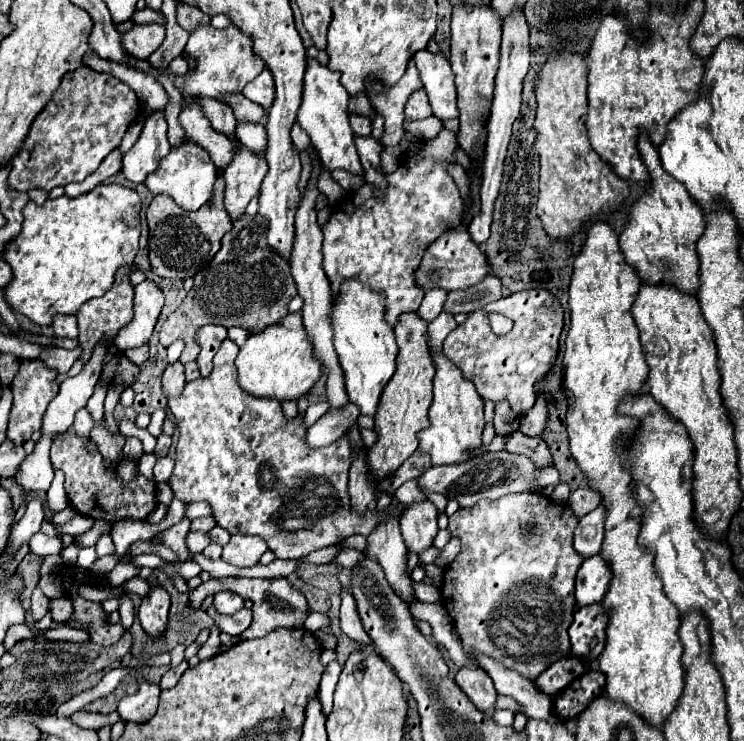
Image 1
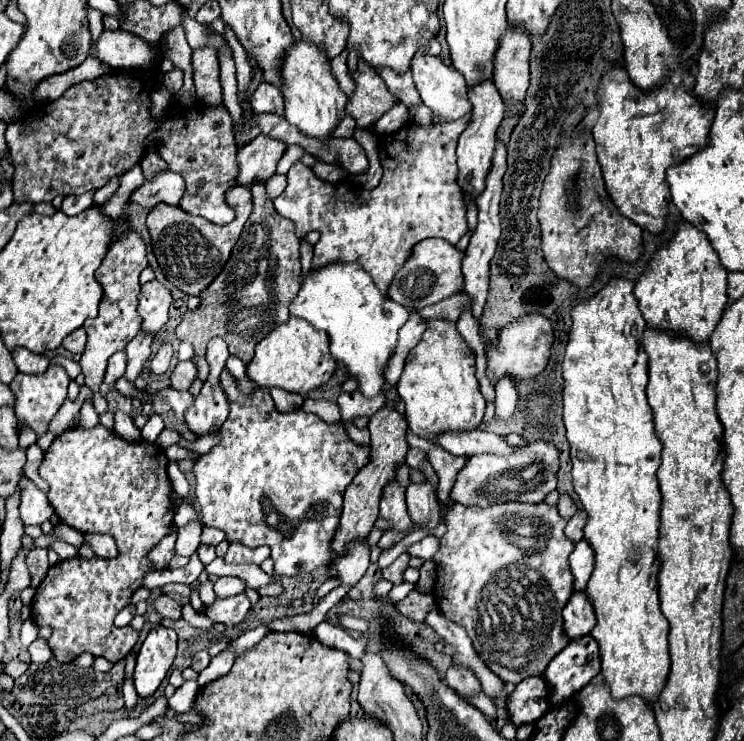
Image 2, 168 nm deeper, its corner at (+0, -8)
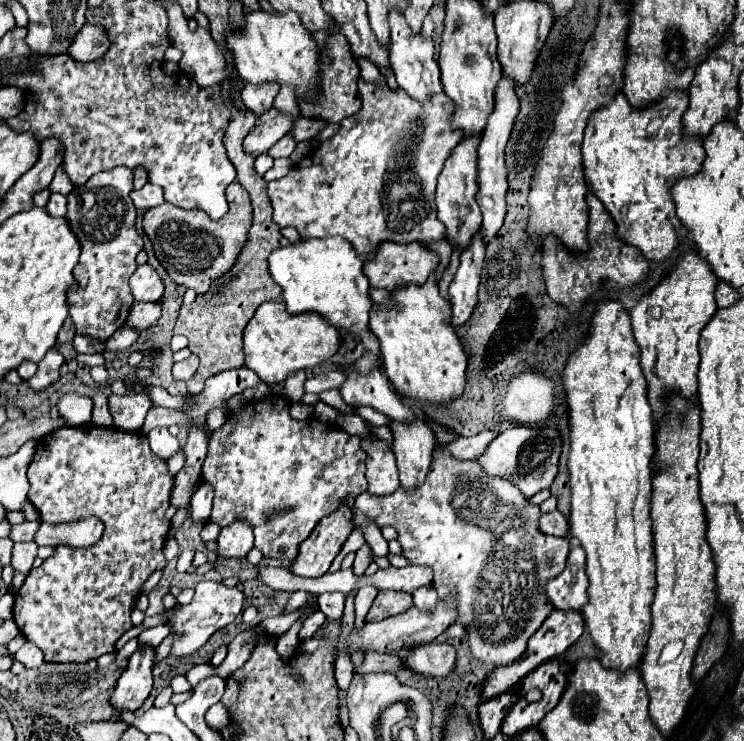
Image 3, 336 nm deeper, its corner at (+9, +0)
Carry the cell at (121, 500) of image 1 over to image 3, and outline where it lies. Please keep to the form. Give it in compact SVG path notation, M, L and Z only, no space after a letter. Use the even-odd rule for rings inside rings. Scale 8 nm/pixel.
M90 424L90 426L82 426L82 428L72 428L72 426L66 426L66 428L58 428L54 432L50 432L50 436L44 436L42 440L38 440L36 444L36 452L34 452L34 458L28 466L28 480L30 480L30 492L28 492L28 500L36 506L42 522L50 522L50 524L62 524L62 522L68 522L68 520L80 520L80 518L86 518L86 516L98 516L102 522L104 522L104 538L100 544L94 544L94 548L70 548L70 546L57 546L55 547L54 554L44 562L38 568L30 570L30 574L26 576L20 592L16 594L16 600L14 600L14 620L20 628L20 632L32 642L36 644L42 652L44 652L44 658L46 662L86 662L90 658L98 658L102 654L108 654L108 652L114 652L116 648L116 642L120 640L120 636L124 632L128 632L134 624L130 620L130 612L134 608L134 602L136 602L136 596L140 594L140 586L142 582L156 570L162 570L166 566L166 560L164 560L164 554L162 554L162 546L168 538L168 530L170 530L170 522L164 518L164 512L166 508L170 506L170 492L172 492L172 486L174 486L174 476L170 476L168 468L166 468L166 460L158 458L152 454L150 450L150 444L148 444L148 438L142 434L142 432L124 432L124 430L118 430L118 428L102 428L102 426L96 426L96 424Z

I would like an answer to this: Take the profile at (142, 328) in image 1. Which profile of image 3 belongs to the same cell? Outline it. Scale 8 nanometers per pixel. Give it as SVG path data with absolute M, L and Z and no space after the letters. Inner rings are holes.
M150 264L138 266L130 276L130 290L134 302L158 302L164 292L164 284Z

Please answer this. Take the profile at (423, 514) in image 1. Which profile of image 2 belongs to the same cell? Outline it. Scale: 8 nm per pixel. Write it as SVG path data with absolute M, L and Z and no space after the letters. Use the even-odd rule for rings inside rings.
M423 480L419 484L411 482L407 486L407 508L411 520L421 524L423 528L435 528L441 522L435 486L429 480Z

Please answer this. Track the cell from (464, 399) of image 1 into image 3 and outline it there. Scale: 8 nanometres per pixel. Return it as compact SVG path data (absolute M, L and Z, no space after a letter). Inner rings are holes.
M432 274L424 286L410 284L402 290L394 290L392 298L392 310L374 306L370 316L370 328L380 340L388 380L404 398L428 404L454 402L466 388L468 358L450 324L450 302L438 294L436 276Z

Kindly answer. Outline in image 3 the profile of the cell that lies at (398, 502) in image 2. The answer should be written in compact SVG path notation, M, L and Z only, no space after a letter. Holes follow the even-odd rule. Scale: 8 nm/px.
M362 438L362 446L368 452L366 460L368 490L376 496L390 496L400 486L394 452L382 440L372 442L370 438Z

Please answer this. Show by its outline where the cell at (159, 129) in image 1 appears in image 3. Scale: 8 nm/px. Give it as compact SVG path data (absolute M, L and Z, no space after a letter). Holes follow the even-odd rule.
M150 182L146 186L142 186L140 190L132 190L130 198L138 210L148 210L148 208L154 208L164 202L162 188L158 188L156 184L150 184Z

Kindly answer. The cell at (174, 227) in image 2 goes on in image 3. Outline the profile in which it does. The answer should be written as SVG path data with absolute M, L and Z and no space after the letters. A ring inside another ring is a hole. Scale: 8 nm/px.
M234 182L230 188L226 188L226 200L230 210L220 220L210 220L210 216L200 210L182 210L170 202L150 208L142 218L144 232L152 240L158 262L176 284L192 288L196 294L204 294L212 280L232 268L240 248L246 242L246 232L252 218L250 196L242 184Z

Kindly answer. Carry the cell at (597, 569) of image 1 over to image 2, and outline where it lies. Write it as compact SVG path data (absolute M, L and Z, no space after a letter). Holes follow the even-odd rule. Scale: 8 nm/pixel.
M579 592L579 596L571 596L565 610L563 610L563 630L569 640L583 638L591 634L595 626L595 612L591 608L591 602L587 600L585 592Z

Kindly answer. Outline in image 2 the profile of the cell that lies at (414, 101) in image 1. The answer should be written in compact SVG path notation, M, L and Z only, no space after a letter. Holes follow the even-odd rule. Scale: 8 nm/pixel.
M377 68L377 74L385 80L387 88L405 104L405 106L415 106L415 104L421 104L419 100L419 94L415 92L415 84L413 84L413 78L411 78L411 72L405 72L405 74L397 74L393 72L393 68Z

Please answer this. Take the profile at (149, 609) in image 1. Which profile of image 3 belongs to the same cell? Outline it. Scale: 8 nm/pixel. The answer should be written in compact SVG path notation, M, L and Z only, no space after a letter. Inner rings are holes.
M138 644L136 652L130 656L126 670L122 672L116 690L110 698L116 714L120 710L138 710L152 690L152 668L154 668L156 648L150 644Z

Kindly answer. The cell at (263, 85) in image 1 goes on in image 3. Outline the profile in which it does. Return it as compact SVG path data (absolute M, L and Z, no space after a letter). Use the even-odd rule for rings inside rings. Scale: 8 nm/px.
M246 84L242 90L242 102L256 114L266 112L272 106L278 90L278 84Z

